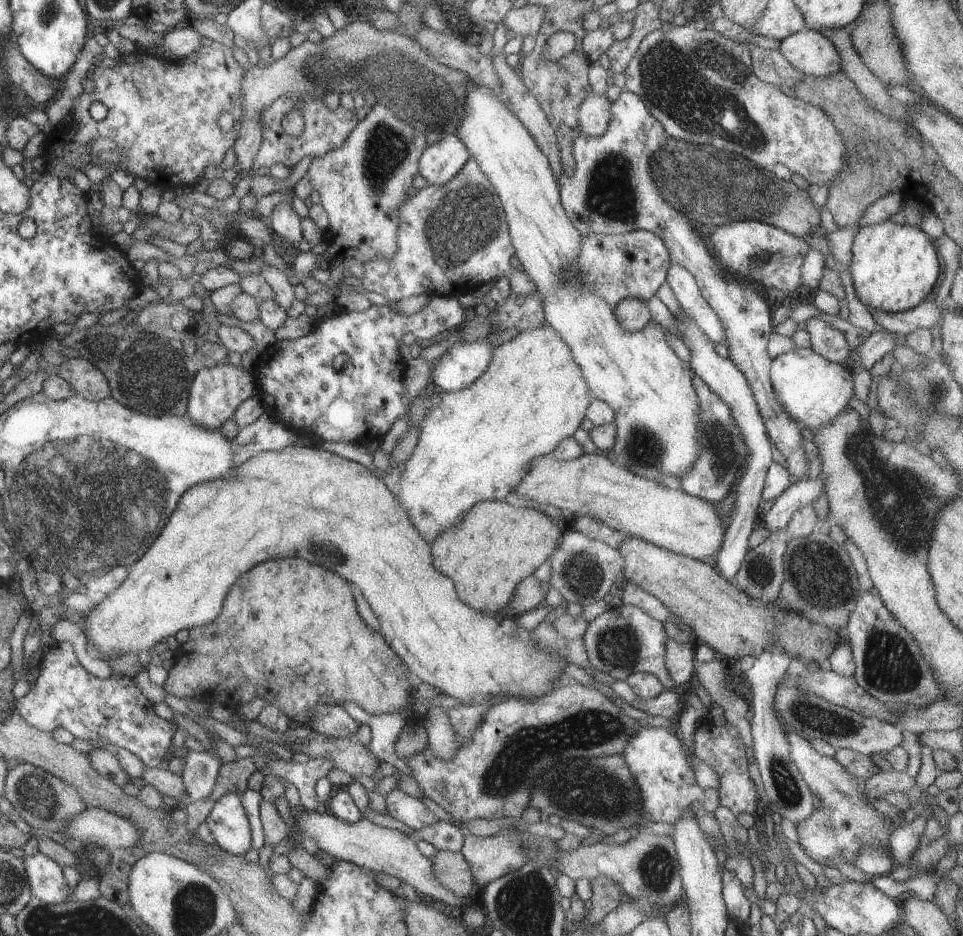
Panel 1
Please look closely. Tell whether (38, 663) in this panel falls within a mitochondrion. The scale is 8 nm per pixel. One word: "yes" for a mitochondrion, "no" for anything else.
no

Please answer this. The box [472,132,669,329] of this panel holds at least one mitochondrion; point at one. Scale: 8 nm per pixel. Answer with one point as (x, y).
(609, 194)

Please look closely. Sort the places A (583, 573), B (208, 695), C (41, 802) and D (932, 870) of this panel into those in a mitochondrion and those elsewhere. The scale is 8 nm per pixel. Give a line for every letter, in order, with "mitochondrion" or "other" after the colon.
A: mitochondrion
B: other
C: mitochondrion
D: other

